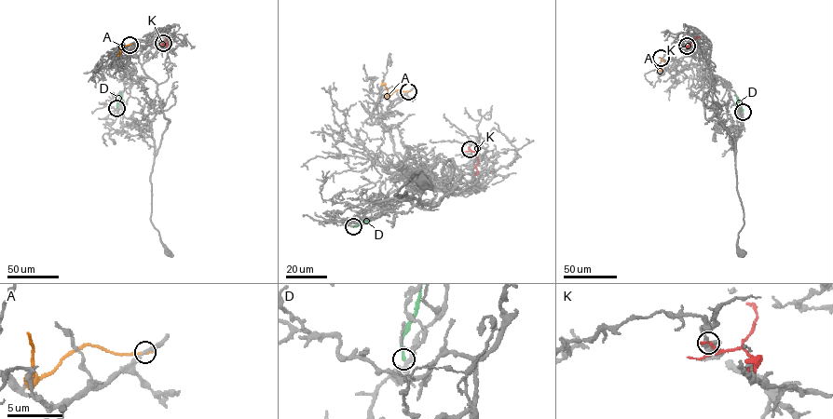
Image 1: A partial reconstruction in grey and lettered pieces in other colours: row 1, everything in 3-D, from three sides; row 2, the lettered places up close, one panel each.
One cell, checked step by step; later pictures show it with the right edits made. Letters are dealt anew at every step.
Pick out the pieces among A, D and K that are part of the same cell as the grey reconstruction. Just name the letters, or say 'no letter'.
no letter

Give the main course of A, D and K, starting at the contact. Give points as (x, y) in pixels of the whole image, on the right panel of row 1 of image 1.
A: (661, 58), (664, 64), (659, 71)
D: (743, 112), (735, 95)
K: (687, 46), (699, 36)

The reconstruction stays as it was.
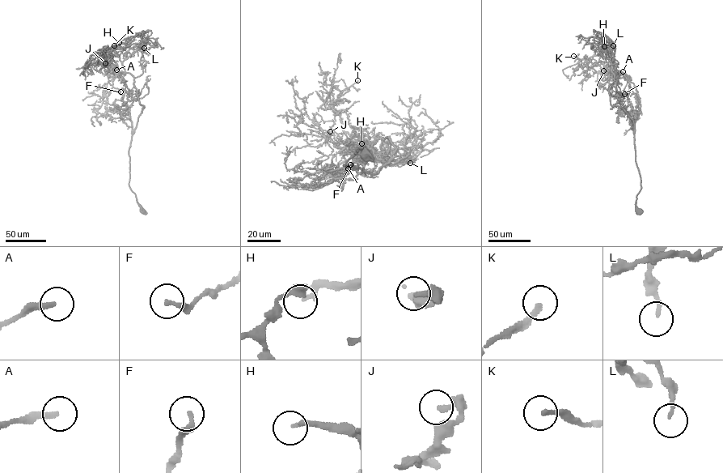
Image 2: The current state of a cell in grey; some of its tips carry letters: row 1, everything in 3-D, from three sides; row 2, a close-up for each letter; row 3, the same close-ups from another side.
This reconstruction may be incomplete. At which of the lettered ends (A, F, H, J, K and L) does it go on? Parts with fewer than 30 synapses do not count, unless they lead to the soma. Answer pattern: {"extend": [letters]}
{"extend": ["H", "K"]}

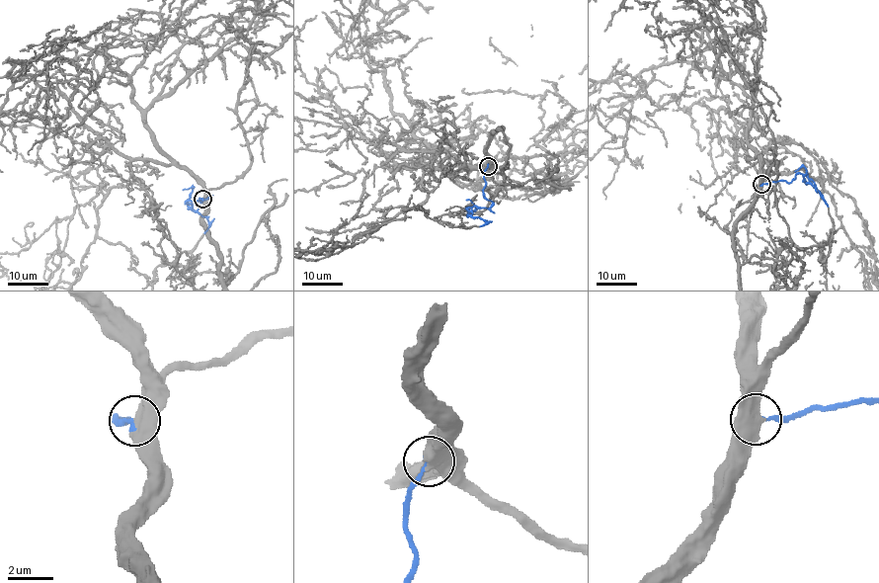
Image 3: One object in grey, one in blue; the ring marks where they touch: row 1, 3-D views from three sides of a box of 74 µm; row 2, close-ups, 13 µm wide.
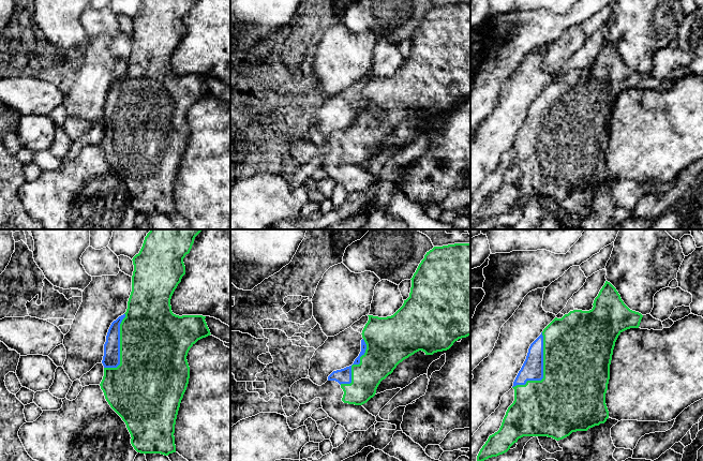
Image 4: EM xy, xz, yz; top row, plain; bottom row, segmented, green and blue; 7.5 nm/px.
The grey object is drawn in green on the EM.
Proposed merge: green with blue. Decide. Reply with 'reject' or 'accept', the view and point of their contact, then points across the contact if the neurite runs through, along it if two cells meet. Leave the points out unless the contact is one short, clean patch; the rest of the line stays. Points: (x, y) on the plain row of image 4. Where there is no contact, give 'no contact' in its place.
accept | yz (543, 130)

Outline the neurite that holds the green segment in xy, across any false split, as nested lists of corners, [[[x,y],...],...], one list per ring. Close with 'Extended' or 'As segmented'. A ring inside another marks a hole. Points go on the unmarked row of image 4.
[[[144,0],[138,14],[133,17],[132,51],[126,72],[114,80],[104,104],[104,136],[100,144],[110,167],[122,178],[131,194],[131,204],[140,213],[176,212],[175,184],[181,160],[190,138],[186,120],[190,108],[200,99],[210,95],[203,75],[176,75],[170,59],[185,34],[183,18],[190,13],[194,0]]]. Extended

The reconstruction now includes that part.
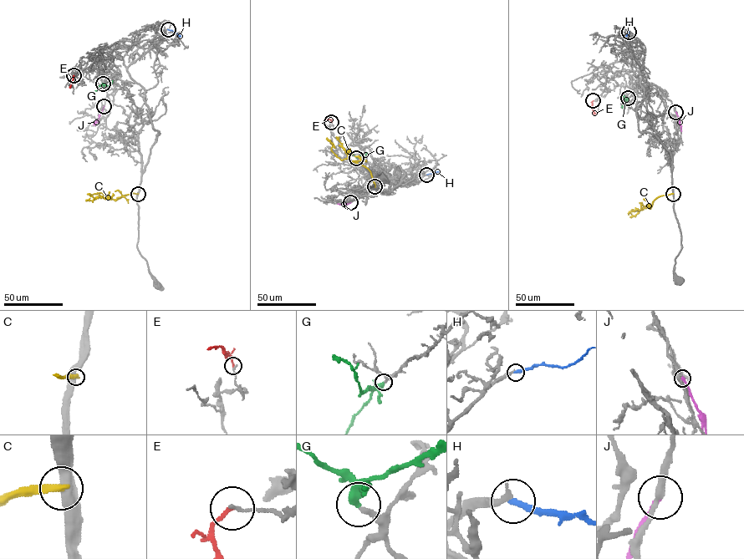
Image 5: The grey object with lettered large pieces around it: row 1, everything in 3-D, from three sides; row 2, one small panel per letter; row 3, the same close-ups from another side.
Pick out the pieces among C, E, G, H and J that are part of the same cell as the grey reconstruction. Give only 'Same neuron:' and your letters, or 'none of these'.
Same neuron: G

